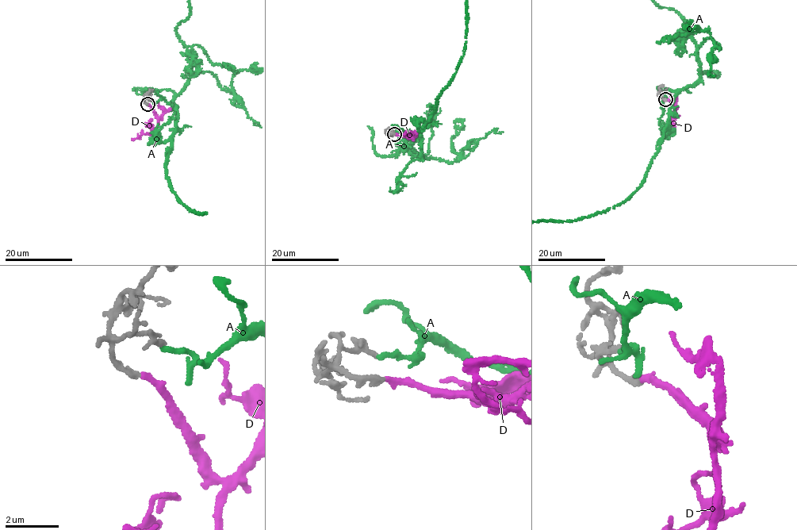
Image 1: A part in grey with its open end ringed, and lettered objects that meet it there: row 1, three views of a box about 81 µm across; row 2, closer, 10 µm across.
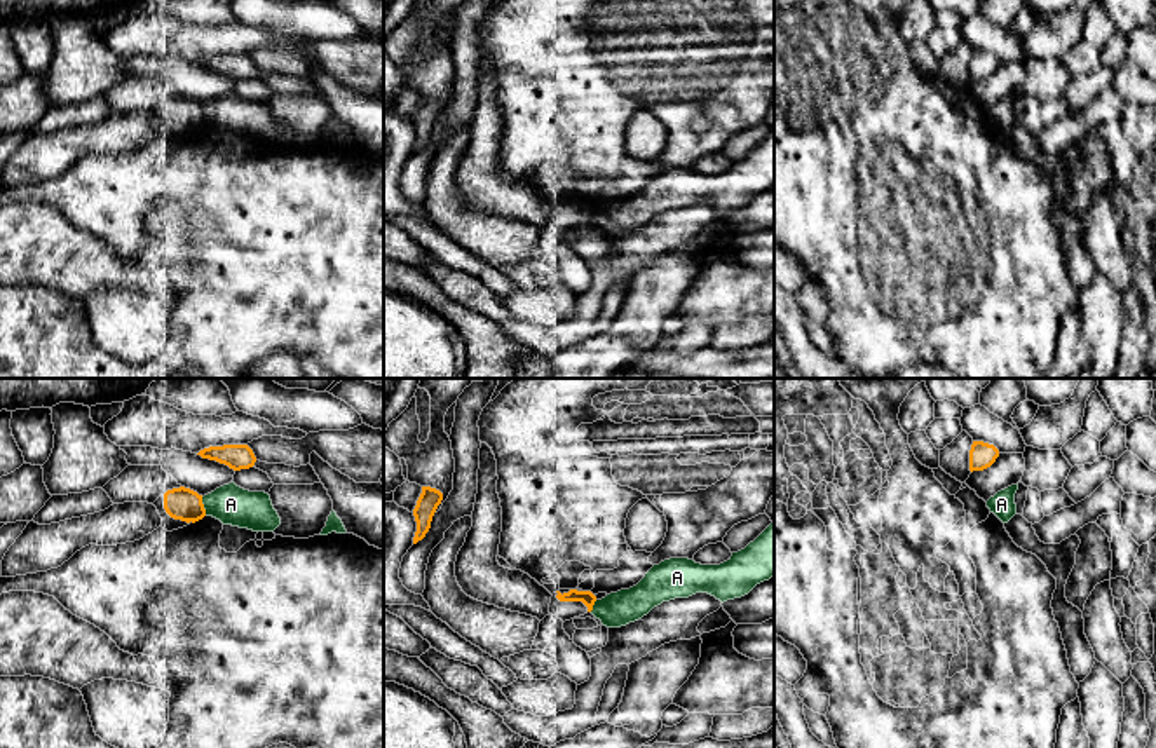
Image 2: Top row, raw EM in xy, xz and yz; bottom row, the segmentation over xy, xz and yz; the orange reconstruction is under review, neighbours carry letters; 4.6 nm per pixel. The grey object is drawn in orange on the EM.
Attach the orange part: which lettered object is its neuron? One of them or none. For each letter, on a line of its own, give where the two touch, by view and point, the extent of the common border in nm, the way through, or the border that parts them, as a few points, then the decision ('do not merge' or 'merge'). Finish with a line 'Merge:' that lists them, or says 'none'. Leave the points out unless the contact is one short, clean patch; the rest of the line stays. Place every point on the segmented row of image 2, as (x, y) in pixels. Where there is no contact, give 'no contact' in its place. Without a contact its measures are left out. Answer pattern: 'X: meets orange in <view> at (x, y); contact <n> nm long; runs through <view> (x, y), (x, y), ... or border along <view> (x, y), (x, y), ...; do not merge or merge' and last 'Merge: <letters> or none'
A: meets orange in xy at (203, 506); contact 90 nm long; border along xy (201, 497), (206, 515); do not merge
D: no contact; merge
Merge: D

